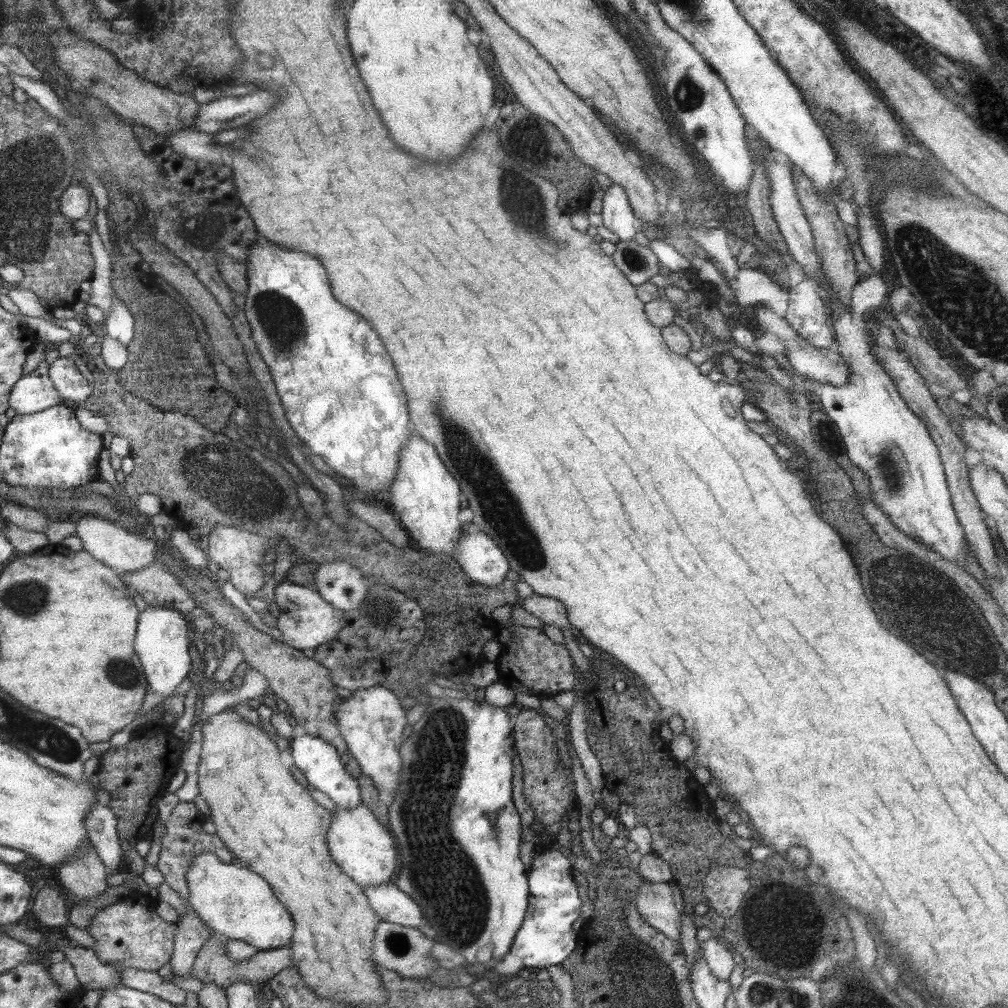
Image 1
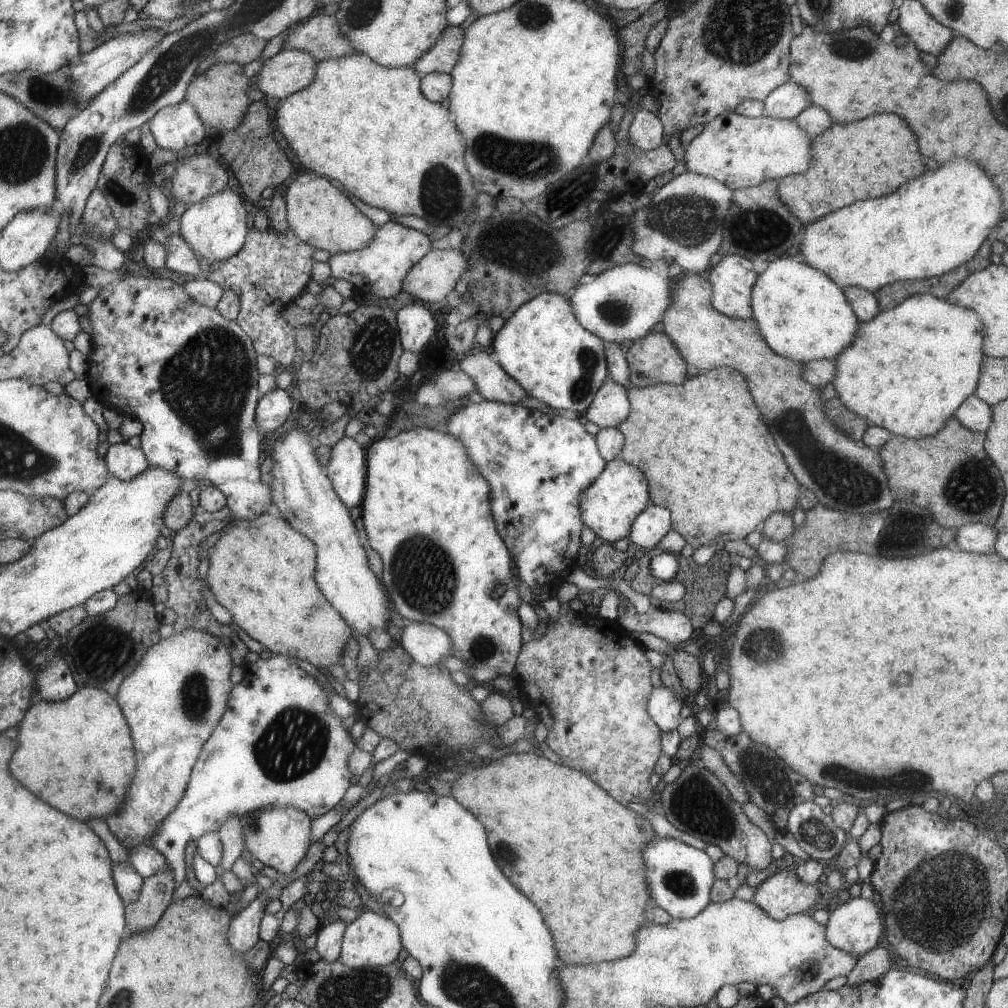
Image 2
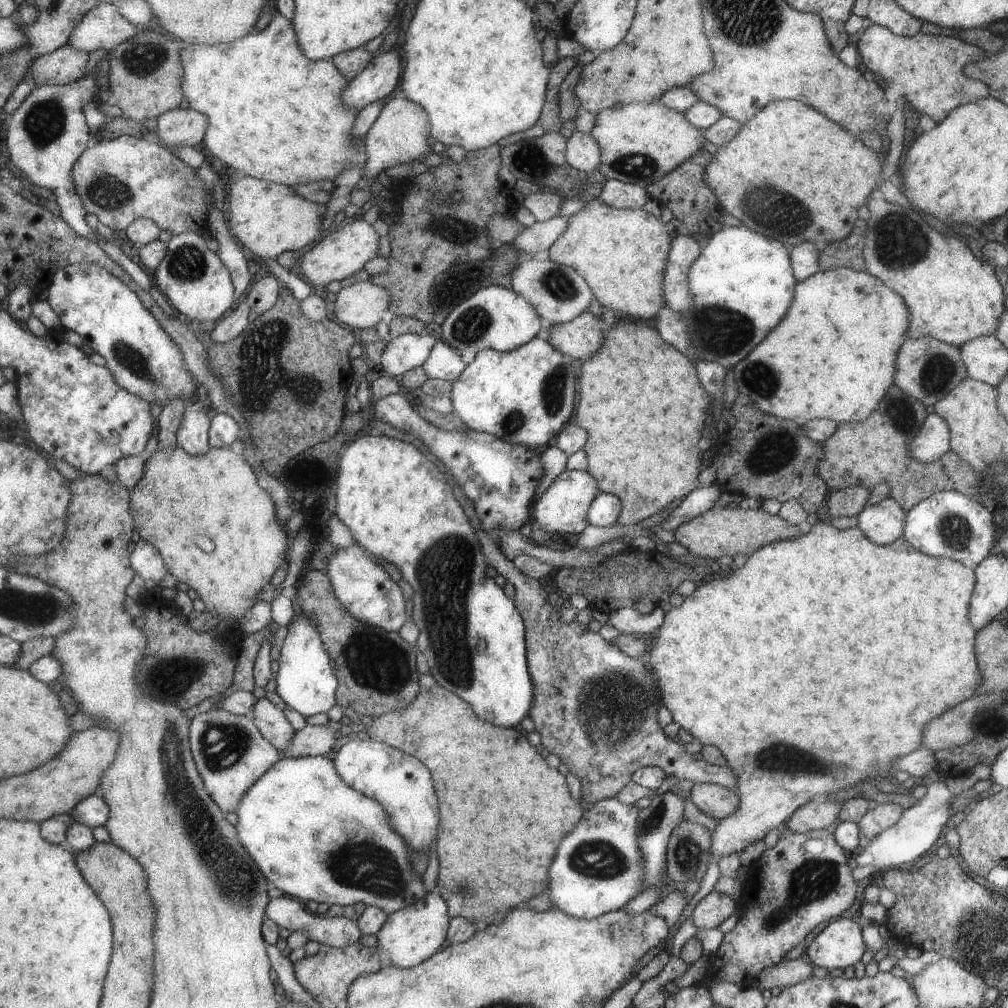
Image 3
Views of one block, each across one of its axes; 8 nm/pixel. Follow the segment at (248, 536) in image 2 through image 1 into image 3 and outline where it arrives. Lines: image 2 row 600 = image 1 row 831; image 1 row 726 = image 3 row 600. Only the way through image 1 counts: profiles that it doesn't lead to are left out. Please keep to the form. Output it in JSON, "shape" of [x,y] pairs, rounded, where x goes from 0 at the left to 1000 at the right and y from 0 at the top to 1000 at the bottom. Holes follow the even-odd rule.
{"shape":[[[173,442],[168,445],[159,445],[153,448],[151,452],[144,458],[144,471],[141,473],[139,478],[130,486],[129,500],[132,509],[132,517],[134,524],[140,532],[139,535],[143,535],[147,540],[155,543],[169,569],[175,571],[176,575],[179,577],[185,577],[188,583],[191,583],[195,589],[196,593],[202,596],[204,603],[212,612],[216,612],[219,615],[220,621],[230,619],[233,617],[237,618],[237,615],[242,612],[242,610],[254,599],[254,591],[256,587],[266,579],[266,575],[270,573],[270,569],[274,567],[274,563],[282,558],[282,552],[284,552],[284,546],[286,546],[286,532],[282,528],[282,522],[276,520],[274,516],[274,506],[272,506],[272,499],[270,498],[271,493],[264,488],[263,485],[258,484],[259,480],[256,480],[254,476],[254,468],[250,466],[250,462],[244,457],[242,451],[236,450],[234,452],[234,446],[230,448],[228,443],[226,444],[214,444],[209,443],[203,451],[190,452],[184,446],[177,442]],[[194,534],[206,534],[212,538],[212,546],[208,548],[202,548],[196,540],[194,540]]]}

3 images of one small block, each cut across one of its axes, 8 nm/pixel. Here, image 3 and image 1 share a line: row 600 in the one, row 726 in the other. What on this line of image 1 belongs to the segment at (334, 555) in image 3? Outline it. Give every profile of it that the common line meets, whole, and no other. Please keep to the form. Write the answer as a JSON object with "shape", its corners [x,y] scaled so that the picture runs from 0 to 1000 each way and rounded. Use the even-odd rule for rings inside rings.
{"shape":[[[379,679],[370,682],[351,685],[349,690],[342,690],[338,700],[334,702],[332,711],[336,716],[338,726],[342,731],[346,747],[358,760],[358,766],[371,775],[373,783],[385,786],[385,790],[392,792],[397,781],[397,764],[399,764],[399,752],[397,752],[397,738],[399,738],[399,726],[405,719],[403,706],[395,694],[395,689]]]}

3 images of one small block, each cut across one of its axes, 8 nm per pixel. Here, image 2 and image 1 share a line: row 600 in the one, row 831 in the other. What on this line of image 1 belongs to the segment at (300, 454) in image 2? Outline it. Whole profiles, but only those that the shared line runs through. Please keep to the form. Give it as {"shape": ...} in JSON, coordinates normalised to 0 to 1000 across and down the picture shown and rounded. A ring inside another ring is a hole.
{"shape":[[[357,798],[351,803],[333,802],[327,825],[324,827],[326,844],[330,852],[343,861],[345,869],[351,869],[359,881],[373,880],[389,873],[395,863],[395,845],[387,825],[373,813],[373,810]]]}

